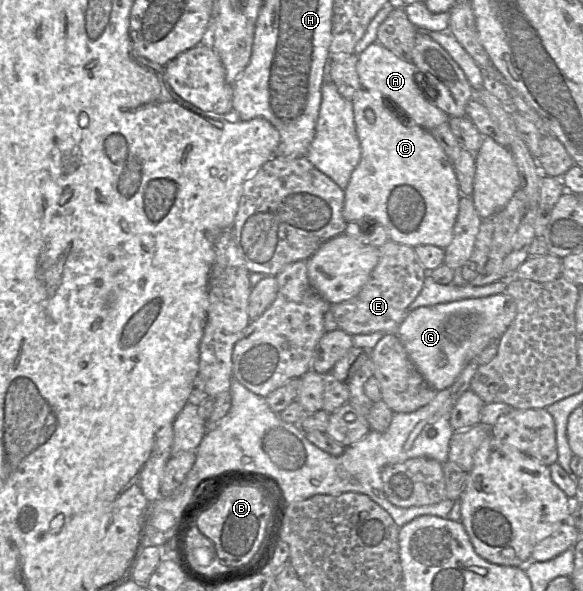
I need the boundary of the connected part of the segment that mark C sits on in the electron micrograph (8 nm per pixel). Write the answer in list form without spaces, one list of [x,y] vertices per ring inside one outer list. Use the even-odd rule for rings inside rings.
[[[361,89],[354,95],[351,102],[354,112],[355,129],[361,145],[361,159],[356,168],[353,170],[349,183],[344,190],[345,199],[343,205],[343,216],[345,220],[347,221],[347,223],[359,220],[371,220],[374,222],[378,222],[386,229],[389,240],[393,242],[408,245],[413,248],[420,245],[435,245],[445,250],[445,248],[450,244],[453,239],[454,225],[459,210],[459,201],[460,197],[462,196],[459,189],[456,172],[454,170],[451,160],[430,131],[416,125],[411,117],[410,121],[404,122],[401,117],[396,115],[399,112],[393,110],[390,111],[387,106],[385,107],[383,99],[378,97],[375,93],[369,92],[365,89]]]

